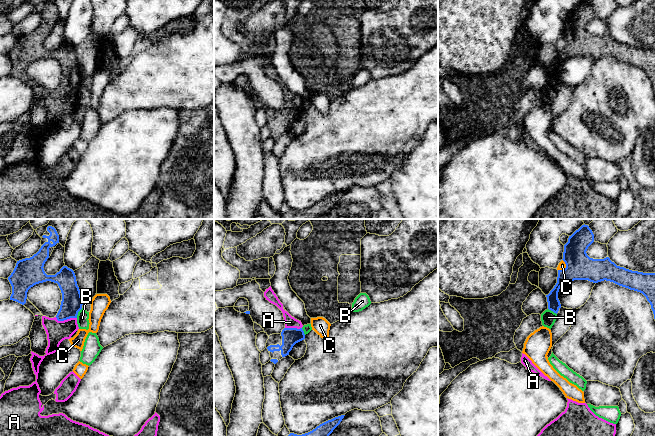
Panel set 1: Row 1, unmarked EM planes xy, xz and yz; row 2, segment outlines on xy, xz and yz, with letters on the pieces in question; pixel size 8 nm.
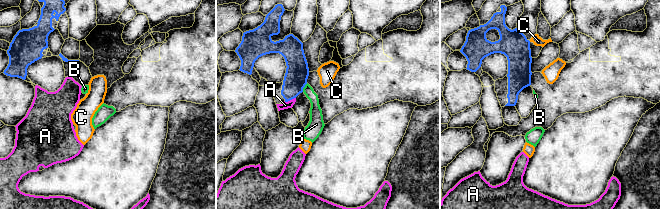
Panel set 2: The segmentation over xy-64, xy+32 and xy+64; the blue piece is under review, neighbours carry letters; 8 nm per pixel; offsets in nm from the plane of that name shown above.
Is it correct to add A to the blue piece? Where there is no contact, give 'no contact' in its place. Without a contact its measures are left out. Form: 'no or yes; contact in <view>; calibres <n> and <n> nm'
yes; contact in xy; calibres 170 and 170 nm

